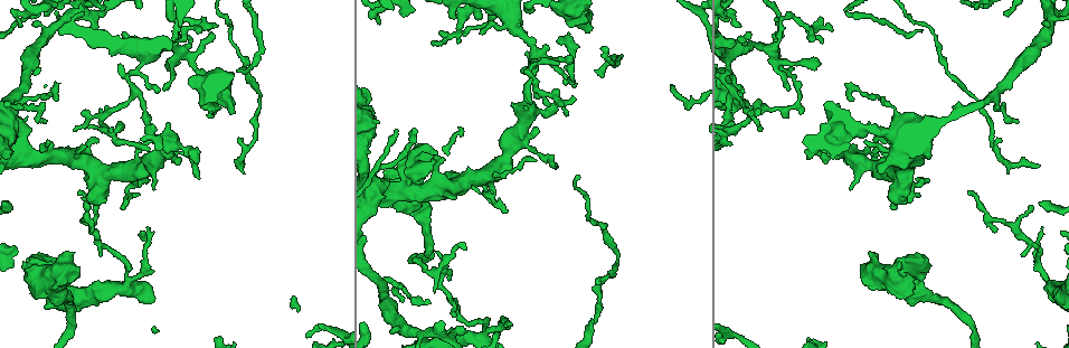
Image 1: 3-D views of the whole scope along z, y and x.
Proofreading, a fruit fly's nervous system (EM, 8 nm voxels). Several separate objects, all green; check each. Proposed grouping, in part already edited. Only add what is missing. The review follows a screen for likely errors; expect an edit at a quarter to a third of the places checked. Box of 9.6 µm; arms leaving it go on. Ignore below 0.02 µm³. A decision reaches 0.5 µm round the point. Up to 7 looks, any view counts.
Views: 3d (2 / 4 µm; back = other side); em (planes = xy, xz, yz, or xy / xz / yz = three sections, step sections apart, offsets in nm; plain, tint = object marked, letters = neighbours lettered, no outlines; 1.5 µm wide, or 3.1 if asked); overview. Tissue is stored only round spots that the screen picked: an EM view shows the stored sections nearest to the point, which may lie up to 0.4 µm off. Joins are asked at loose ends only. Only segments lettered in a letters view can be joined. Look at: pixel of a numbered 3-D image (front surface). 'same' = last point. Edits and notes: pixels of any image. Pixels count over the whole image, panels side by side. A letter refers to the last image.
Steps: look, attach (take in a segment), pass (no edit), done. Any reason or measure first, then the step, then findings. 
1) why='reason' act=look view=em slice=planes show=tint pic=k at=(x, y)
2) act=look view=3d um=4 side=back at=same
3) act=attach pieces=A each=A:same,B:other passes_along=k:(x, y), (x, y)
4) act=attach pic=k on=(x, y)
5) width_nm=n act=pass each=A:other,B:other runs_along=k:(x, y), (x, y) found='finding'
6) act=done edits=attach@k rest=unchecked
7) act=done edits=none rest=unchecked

why='thick end' act=look view=3d um=4 pic=1 at=(511, 103)

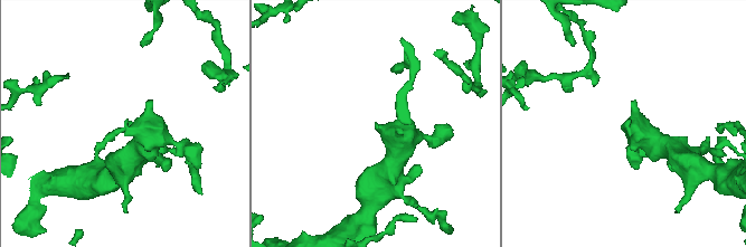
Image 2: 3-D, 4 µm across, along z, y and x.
act=look view=em slice=yz step=8 show=letters pic=2 at=(125, 121)

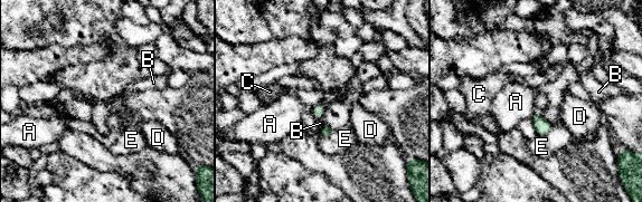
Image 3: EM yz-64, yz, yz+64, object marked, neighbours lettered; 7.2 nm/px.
why='cut it another way' act=look view=em slice=xy step=8 show=letters at=same

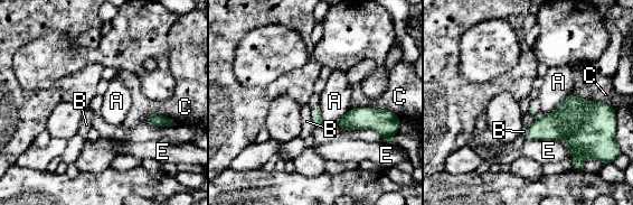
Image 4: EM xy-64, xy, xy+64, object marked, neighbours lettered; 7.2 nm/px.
act=pass each=A:other,B:other,C:other,E:other border=4:(311, 115), (315, 123) found='none of them fits'

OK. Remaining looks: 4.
why='branch stops here' act=look view=em slice=planes show=letters pic=1 at=(508, 212)

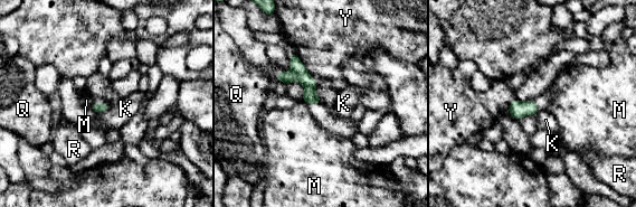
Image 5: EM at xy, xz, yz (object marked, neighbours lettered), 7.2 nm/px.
act=pass each=K:other,M:other,Q:other,R:other,Y:other border=5:(111, 105), (105, 111), (96, 114) found='no lettered segment goes on from it'

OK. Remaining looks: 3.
why='stops while still wide' act=look view=em slice=xy step=4 show=letters pic=1 at=(73, 252)

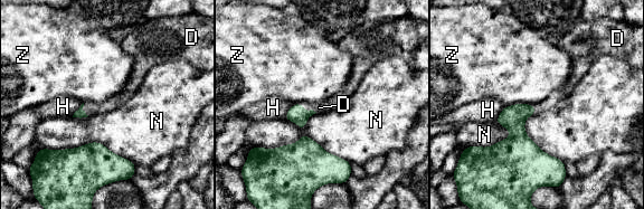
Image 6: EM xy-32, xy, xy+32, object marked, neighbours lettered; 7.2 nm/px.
act=attach pieces=D each=D:same,H:other,N:other,Z:other passes_along=6:(296, 114), (308, 111), (319, 107) found='it goes on there'

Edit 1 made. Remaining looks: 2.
act=done edits=attach@6 rest=unchecked

